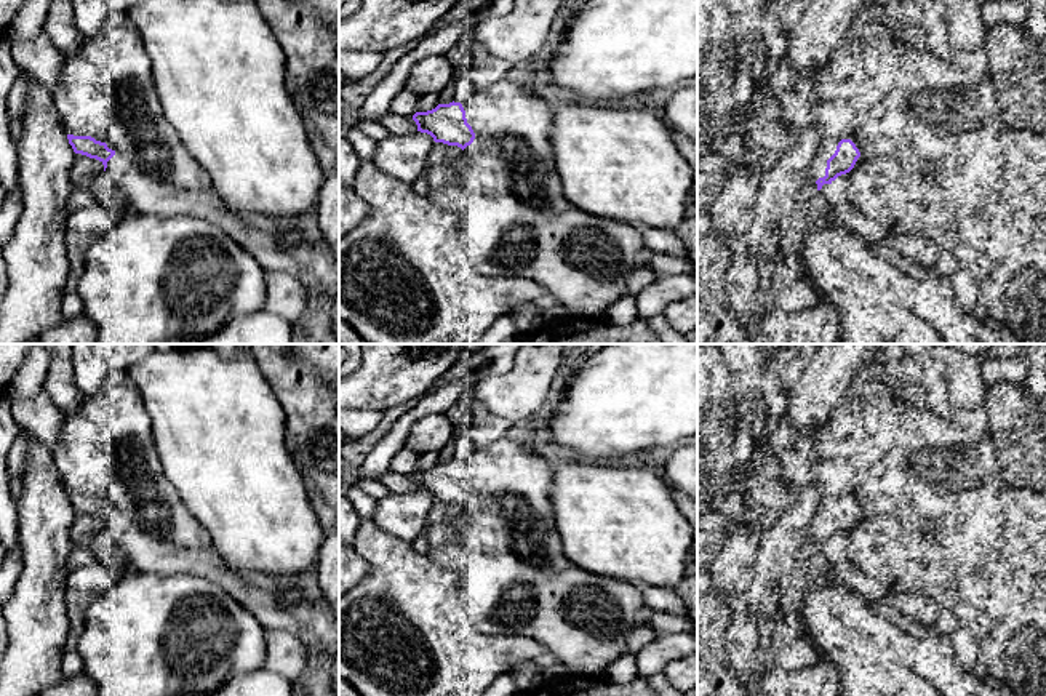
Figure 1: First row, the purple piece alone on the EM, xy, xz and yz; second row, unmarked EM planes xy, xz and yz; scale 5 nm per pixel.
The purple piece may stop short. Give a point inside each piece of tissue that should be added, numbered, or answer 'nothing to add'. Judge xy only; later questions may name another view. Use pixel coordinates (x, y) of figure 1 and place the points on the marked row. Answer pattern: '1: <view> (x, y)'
1: xy (147, 196)

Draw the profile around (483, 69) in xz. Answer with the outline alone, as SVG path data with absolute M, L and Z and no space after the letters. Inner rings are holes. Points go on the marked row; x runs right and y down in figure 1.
M473 42L465 75L478 91L505 80L513 67L510 61L493 56L483 45Z

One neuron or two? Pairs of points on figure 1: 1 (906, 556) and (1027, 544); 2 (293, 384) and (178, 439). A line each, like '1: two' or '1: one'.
1: one
2: two

